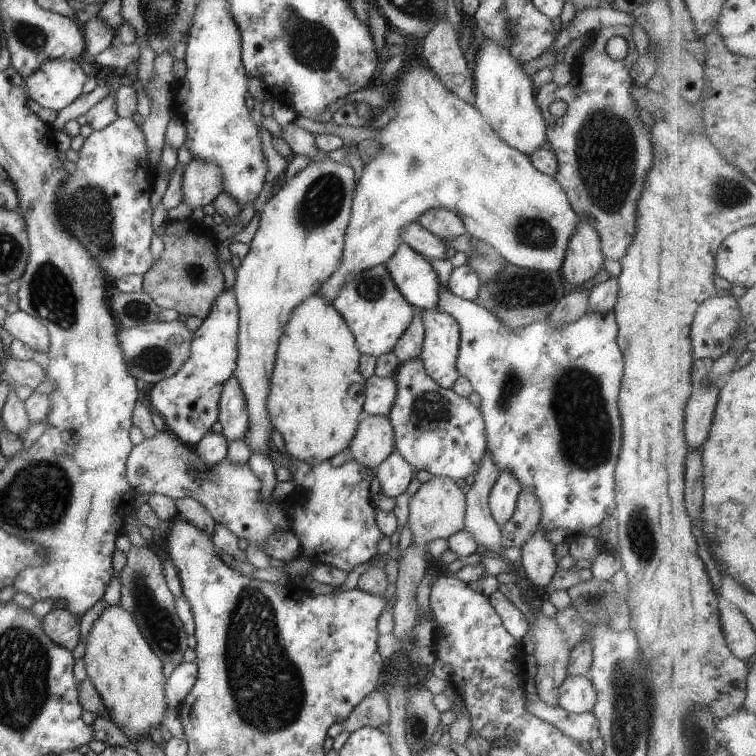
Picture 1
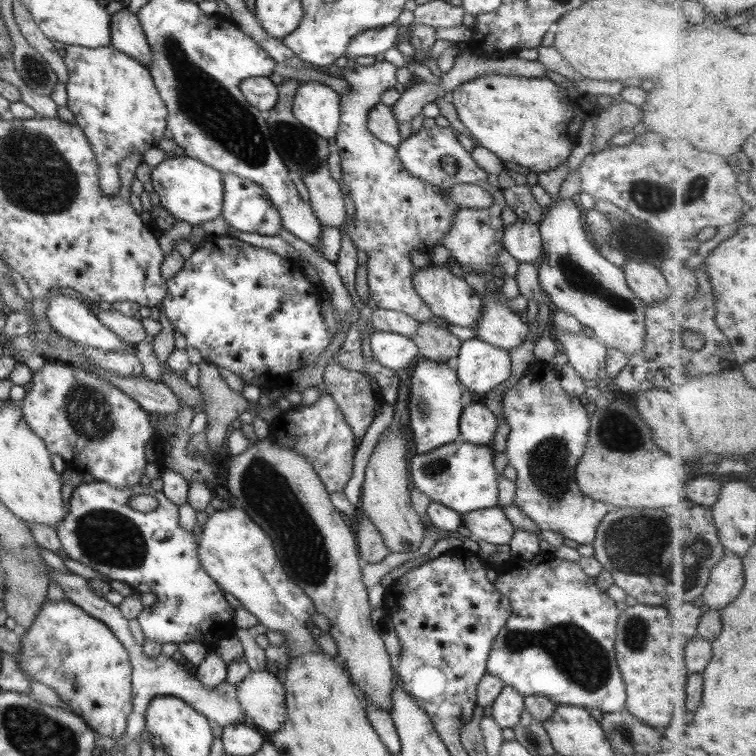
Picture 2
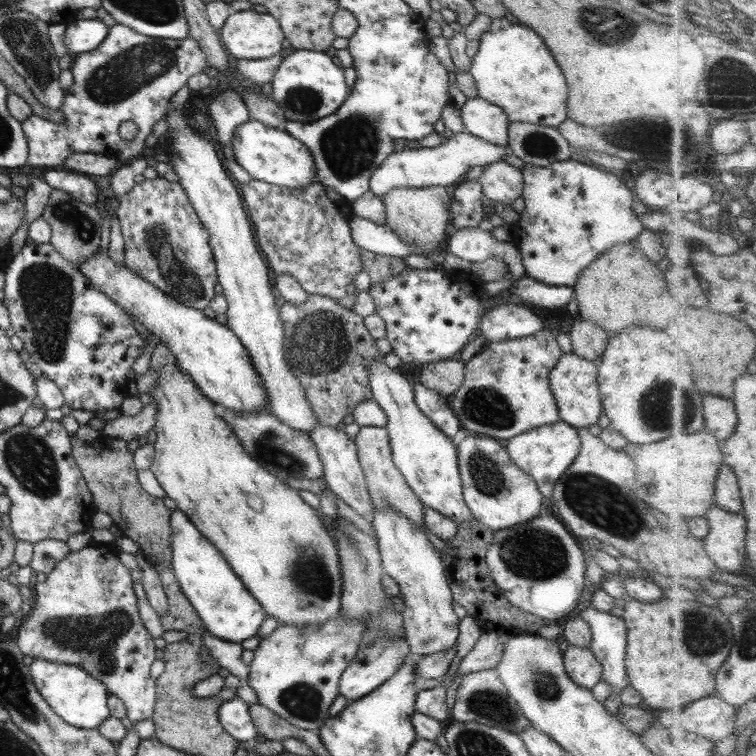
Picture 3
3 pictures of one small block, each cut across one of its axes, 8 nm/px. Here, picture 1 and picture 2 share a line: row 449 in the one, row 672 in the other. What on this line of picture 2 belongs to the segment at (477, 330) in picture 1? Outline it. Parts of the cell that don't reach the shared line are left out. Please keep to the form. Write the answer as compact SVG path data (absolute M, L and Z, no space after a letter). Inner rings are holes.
M537 553L534 557L515 558L513 562L507 564L502 570L498 571L494 580L494 587L504 597L507 602L511 603L511 615L507 618L507 622L503 624L503 628L499 629L497 636L492 640L491 650L489 651L486 662L486 673L496 676L510 686L521 696L544 696L556 705L565 705L571 707L583 707L586 710L597 708L602 713L619 712L625 704L625 686L621 682L617 664L615 664L614 636L616 633L616 624L619 611L615 607L615 602L606 592L600 592L595 585L595 577L587 576L578 563L559 559L557 557Z

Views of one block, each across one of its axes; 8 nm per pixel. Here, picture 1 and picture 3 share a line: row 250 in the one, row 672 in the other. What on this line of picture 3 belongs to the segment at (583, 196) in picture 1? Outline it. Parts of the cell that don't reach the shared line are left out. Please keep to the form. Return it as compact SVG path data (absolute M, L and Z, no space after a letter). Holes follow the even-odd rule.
M590 603L578 616L589 625L590 643L587 647L602 666L601 681L608 682L614 688L613 693L619 694L628 684L624 667L626 628L622 618L597 611Z

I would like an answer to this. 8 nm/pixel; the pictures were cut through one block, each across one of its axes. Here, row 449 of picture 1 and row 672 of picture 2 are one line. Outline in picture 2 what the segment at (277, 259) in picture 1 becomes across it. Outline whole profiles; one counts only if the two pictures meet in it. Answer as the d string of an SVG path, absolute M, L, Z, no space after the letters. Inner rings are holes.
M249 670L236 686L237 700L251 725L272 733L283 727L285 690L273 673Z

